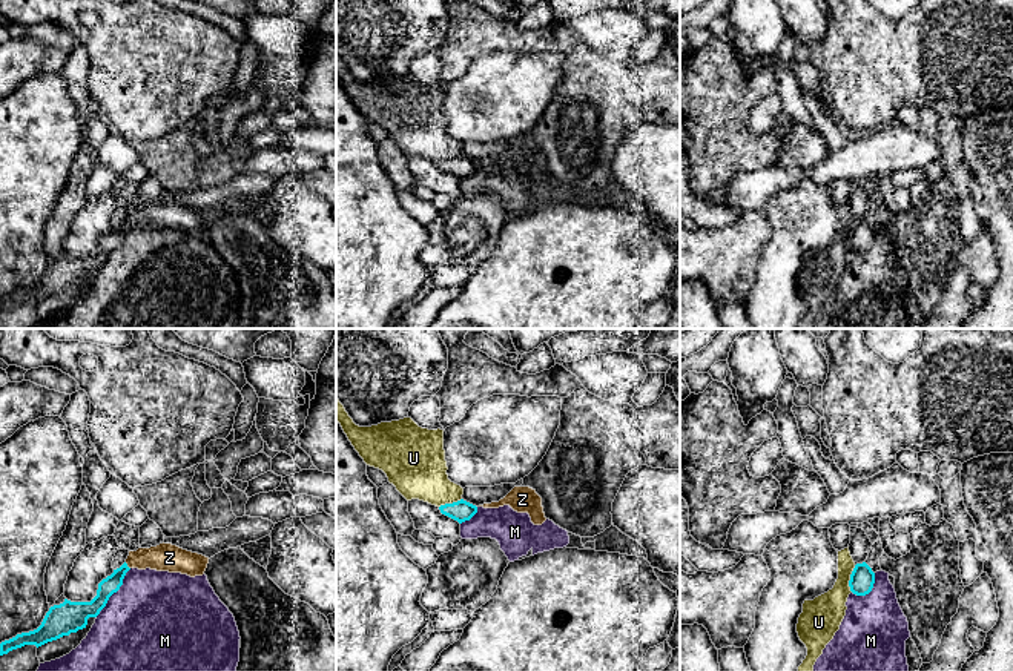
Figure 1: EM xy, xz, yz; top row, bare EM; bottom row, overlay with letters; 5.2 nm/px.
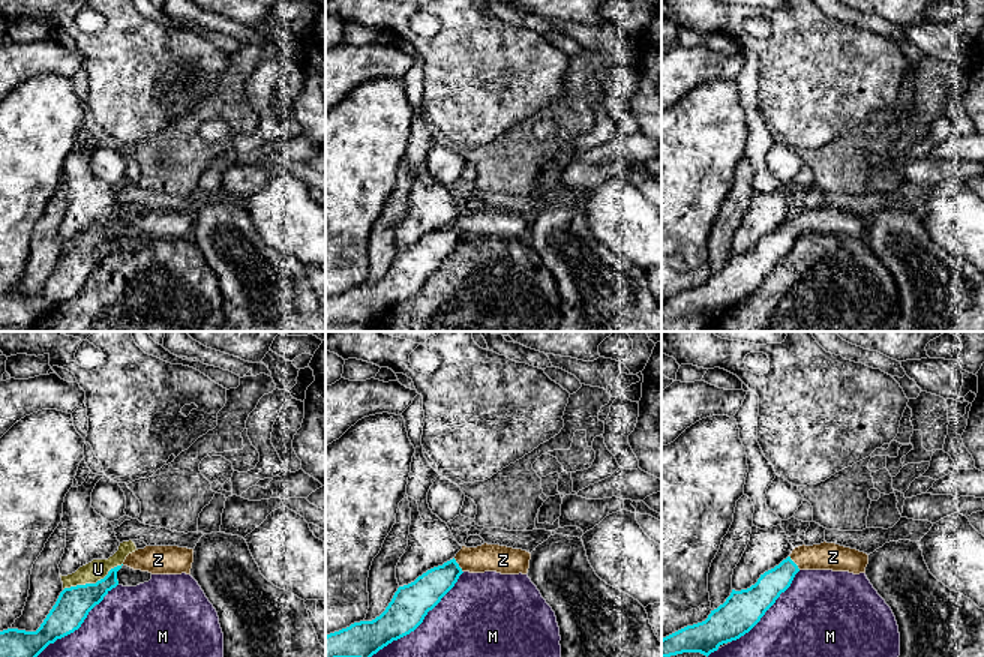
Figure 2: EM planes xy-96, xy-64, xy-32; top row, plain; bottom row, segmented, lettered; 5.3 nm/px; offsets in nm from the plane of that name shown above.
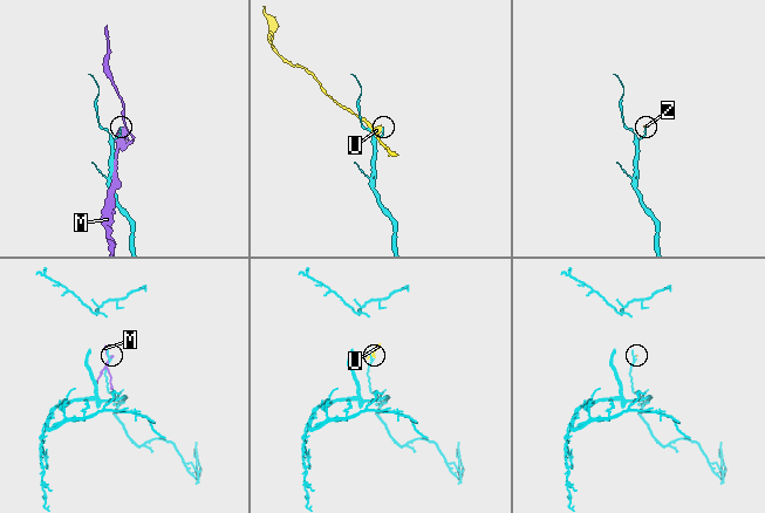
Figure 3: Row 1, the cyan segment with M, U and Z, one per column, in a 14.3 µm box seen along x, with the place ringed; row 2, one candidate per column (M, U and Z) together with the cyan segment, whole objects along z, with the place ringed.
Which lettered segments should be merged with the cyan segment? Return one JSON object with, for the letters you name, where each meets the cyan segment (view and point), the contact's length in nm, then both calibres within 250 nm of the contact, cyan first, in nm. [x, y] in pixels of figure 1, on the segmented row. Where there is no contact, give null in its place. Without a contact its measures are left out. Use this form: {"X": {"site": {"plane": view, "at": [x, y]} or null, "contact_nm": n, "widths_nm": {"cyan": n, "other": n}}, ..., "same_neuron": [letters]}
{"Z": {"site": {"plane": "xy", "at": [126, 565]}, "contact_nm": 50, "widths_nm": {"cyan": 90, "other": 140}}, "same_neuron": ["Z"]}

